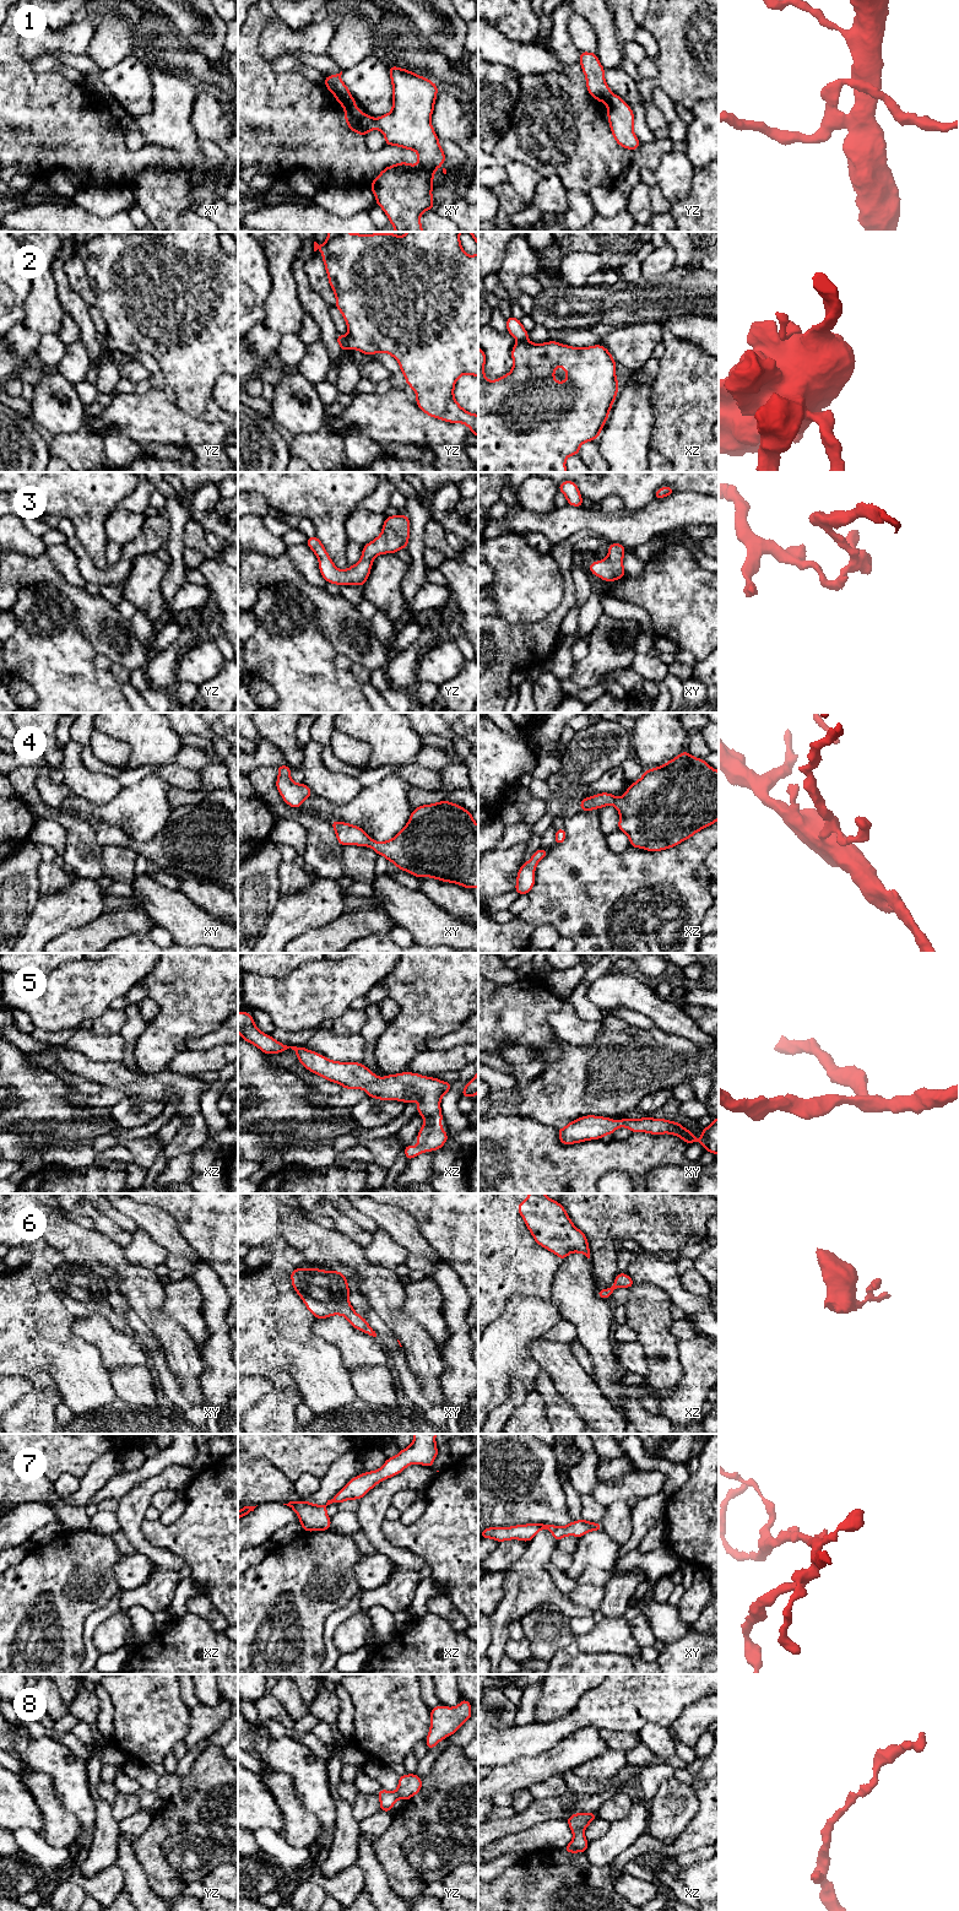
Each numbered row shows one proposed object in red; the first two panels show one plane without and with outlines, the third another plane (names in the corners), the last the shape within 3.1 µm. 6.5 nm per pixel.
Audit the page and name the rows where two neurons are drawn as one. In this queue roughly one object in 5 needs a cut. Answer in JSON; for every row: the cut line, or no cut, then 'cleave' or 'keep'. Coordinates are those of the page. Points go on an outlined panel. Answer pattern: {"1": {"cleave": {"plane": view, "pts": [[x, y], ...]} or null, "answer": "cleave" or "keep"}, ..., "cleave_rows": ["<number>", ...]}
{"1": {"cleave": {"plane": "xy", "pts": [[350, 95], [337, 95], [335, 97]]}, "answer": "cleave"}, "2": {"cleave": {"plane": "yz", "pts": [[345, 337], [350, 347]]}, "answer": "cleave"}, "3": {"cleave": null, "answer": "keep"}, "4": {"cleave": null, "answer": "keep"}, "5": {"cleave": null, "answer": "keep"}, "6": {"cleave": null, "answer": "keep"}, "7": {"cleave": null, "answer": "keep"}, "8": {"cleave": null, "answer": "keep"}, "cleave_rows": ["1", "2"]}

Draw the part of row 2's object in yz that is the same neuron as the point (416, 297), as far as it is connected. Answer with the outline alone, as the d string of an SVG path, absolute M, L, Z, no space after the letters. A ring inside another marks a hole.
M329 232L321 245L321 256L325 264L329 283L336 296L335 307L342 313L348 327L347 343L350 350L358 350L364 356L385 352L391 354L400 364L406 383L417 396L416 405L428 416L449 423L466 424L473 435L478 437L478 415L464 410L454 397L456 380L470 374L478 378L478 253L467 255L460 243L461 232L407 232L405 236L389 233L358 234L347 232Z

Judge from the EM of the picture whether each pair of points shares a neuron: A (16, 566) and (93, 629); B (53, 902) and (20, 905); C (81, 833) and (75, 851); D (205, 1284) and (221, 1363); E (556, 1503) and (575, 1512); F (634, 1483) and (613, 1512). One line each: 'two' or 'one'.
A: one
B: two
C: one
D: one
E: two
F: two

